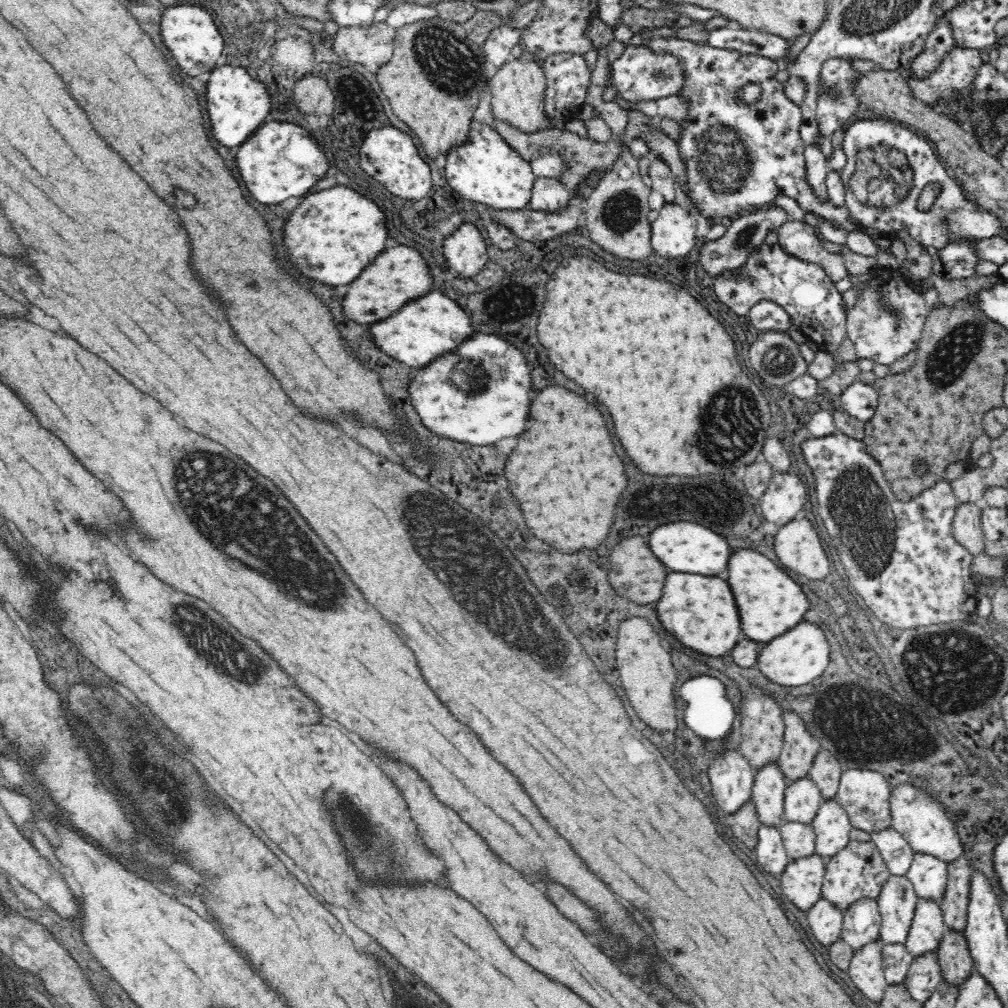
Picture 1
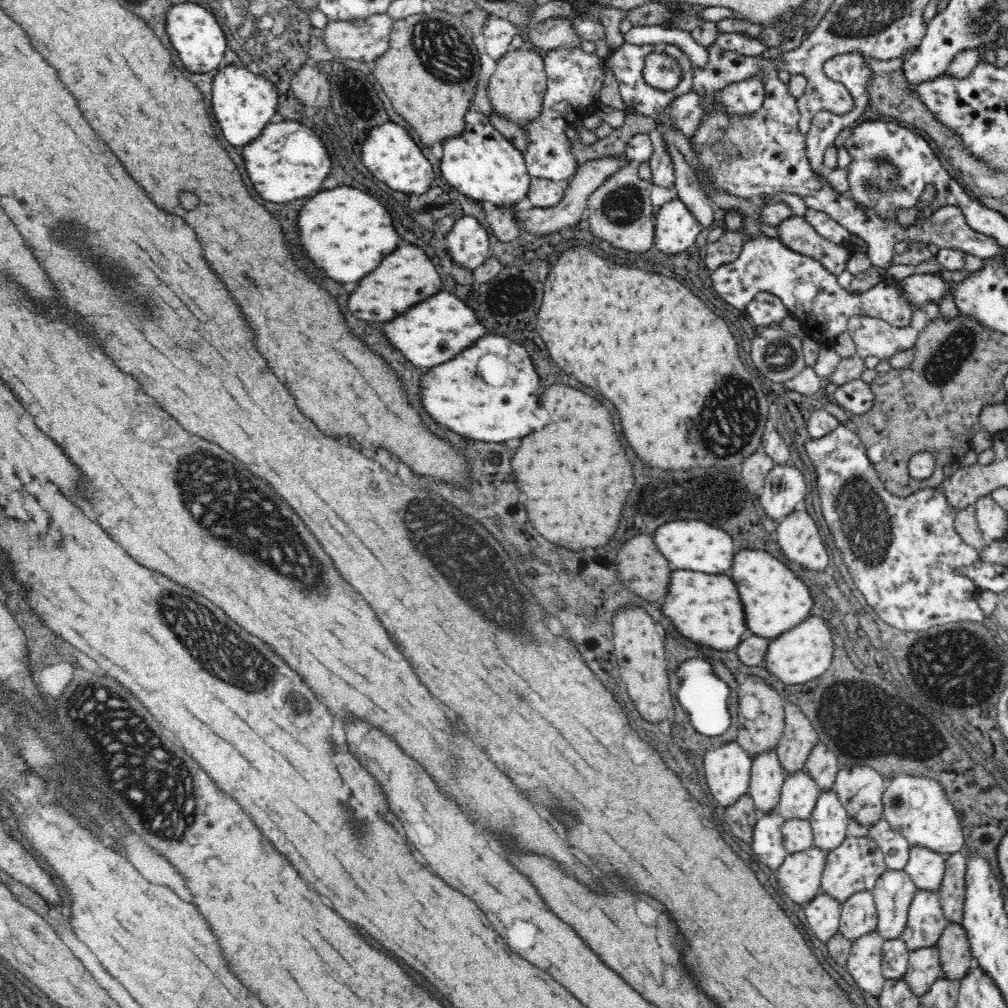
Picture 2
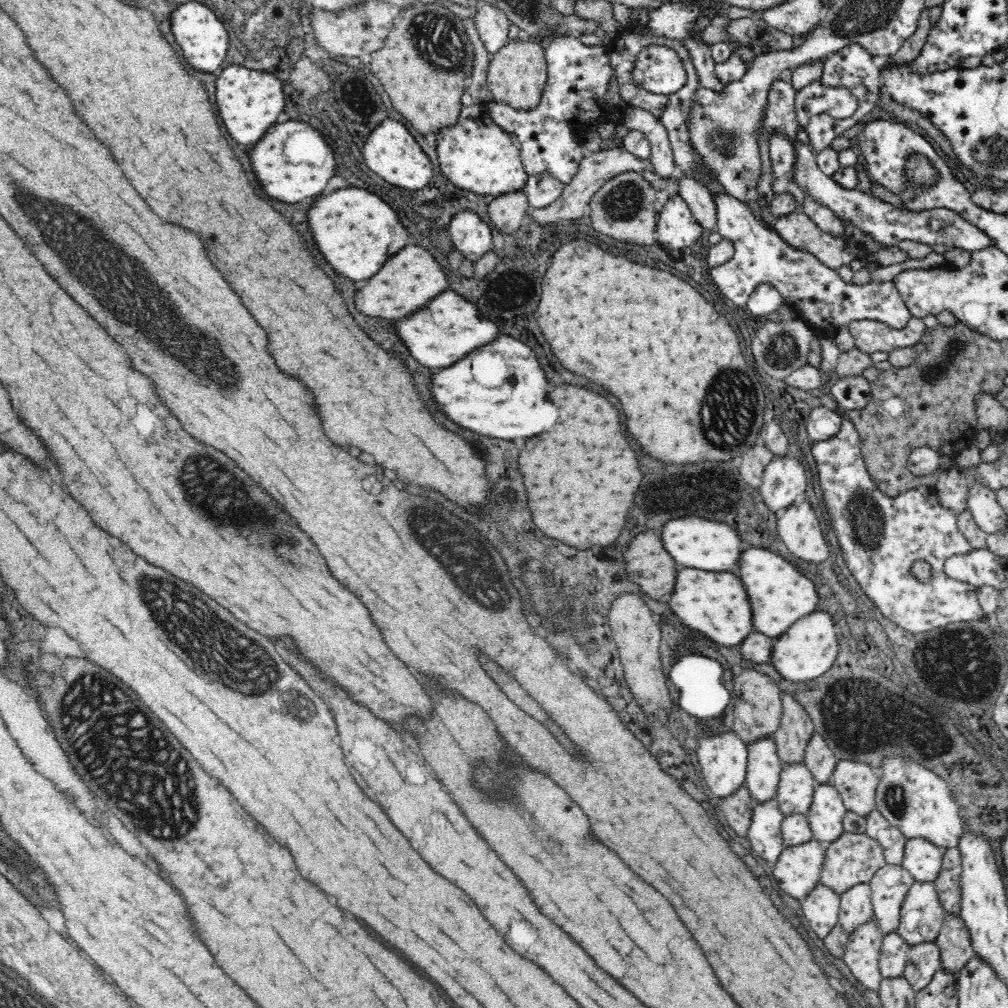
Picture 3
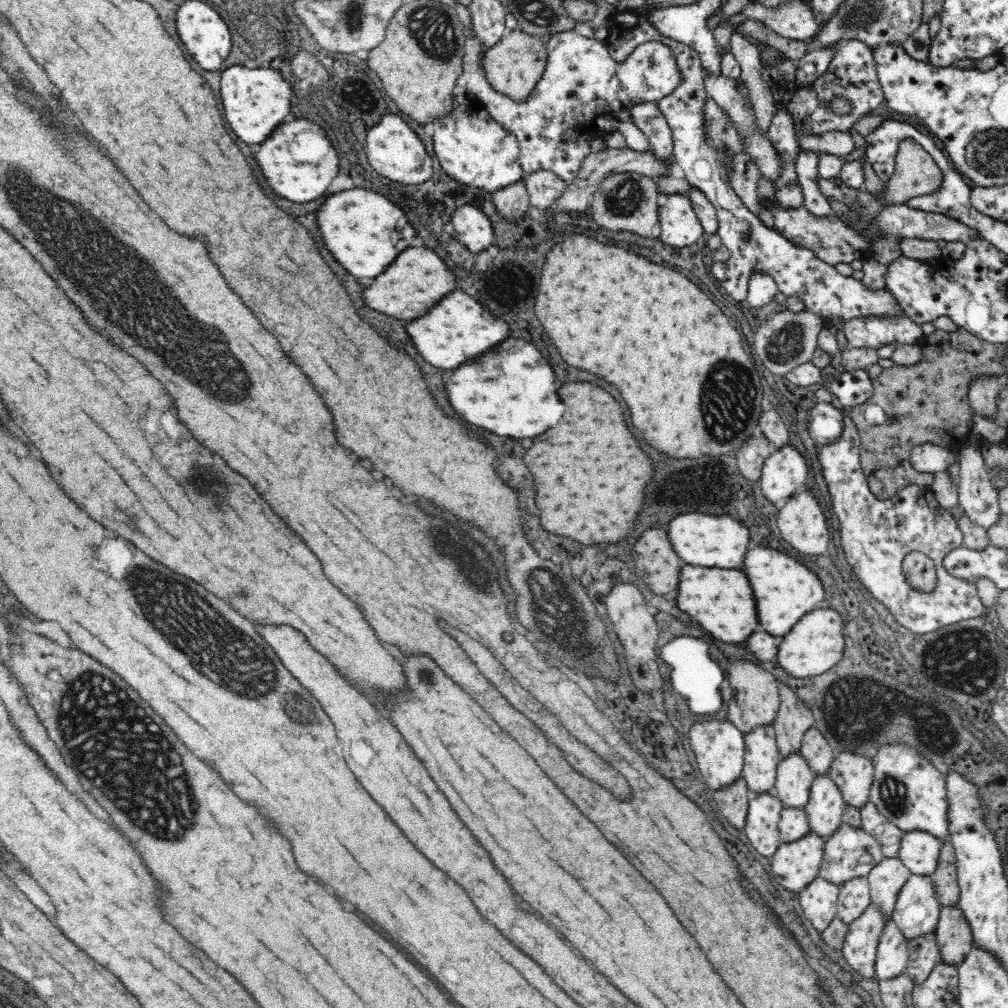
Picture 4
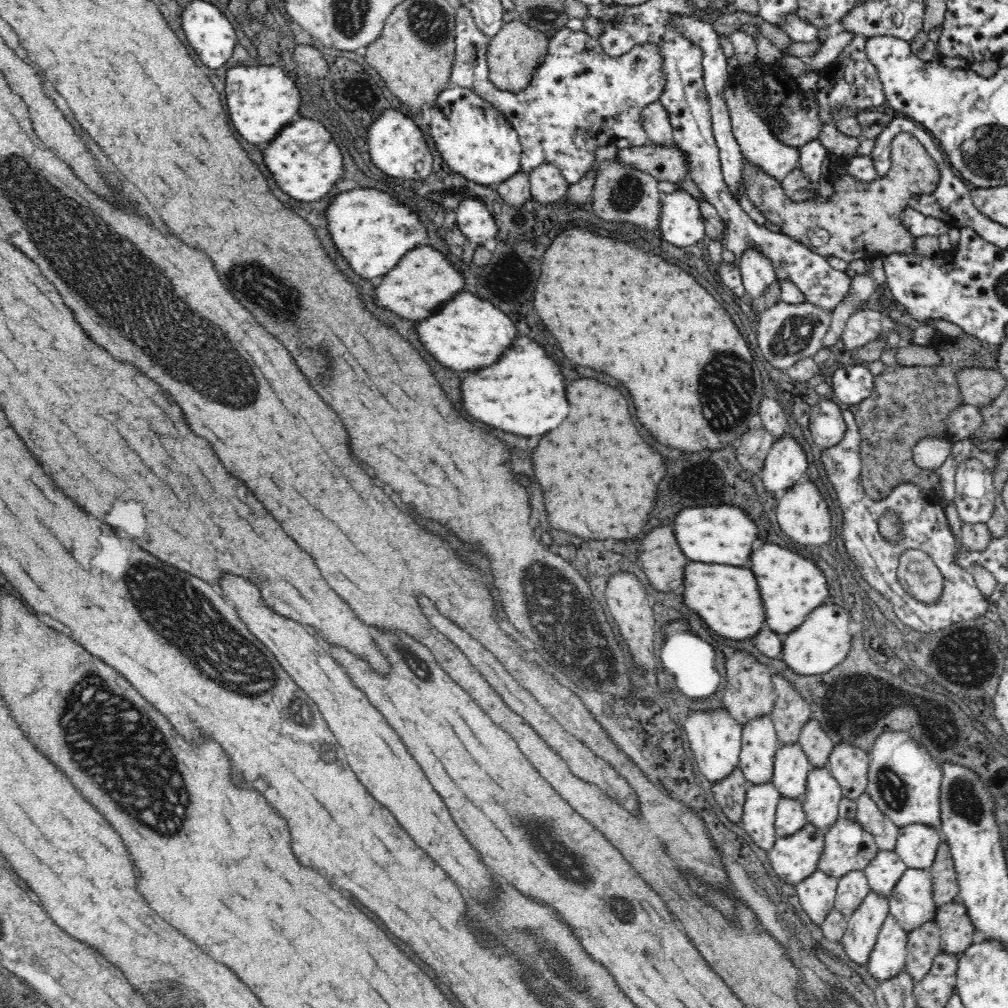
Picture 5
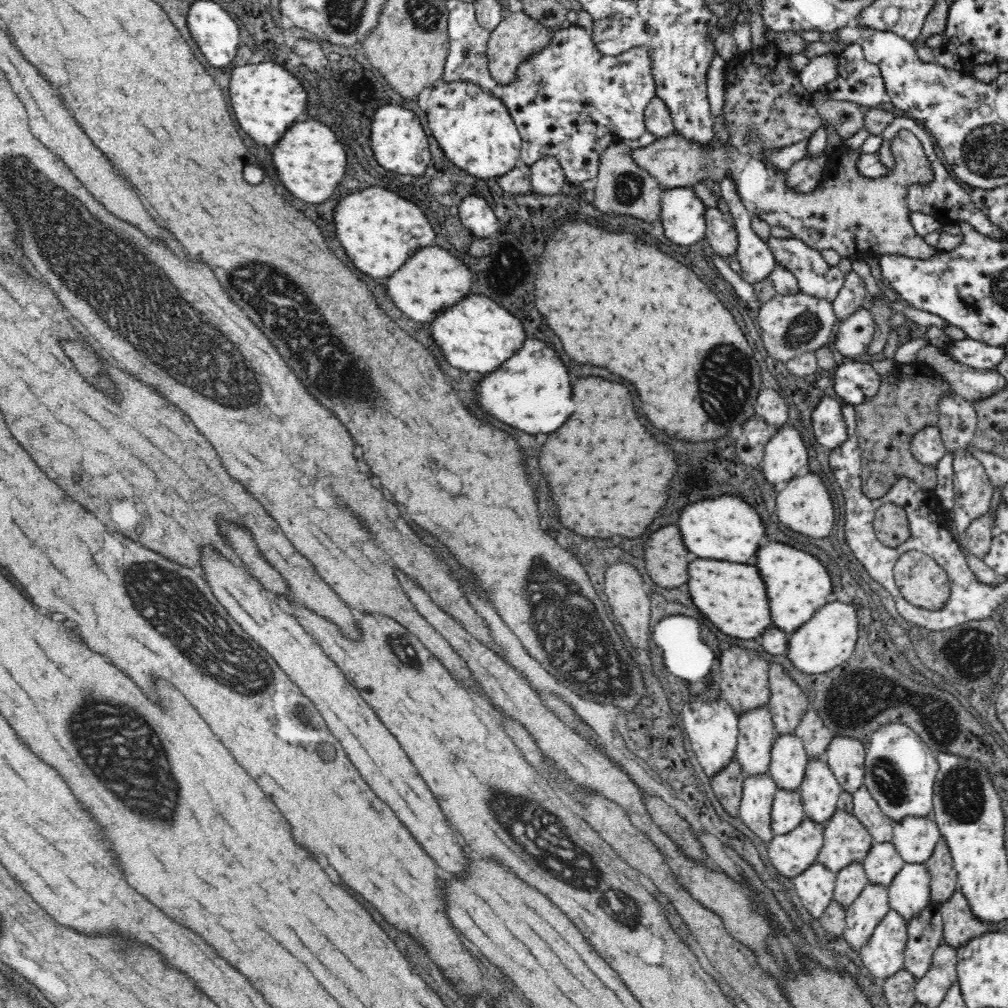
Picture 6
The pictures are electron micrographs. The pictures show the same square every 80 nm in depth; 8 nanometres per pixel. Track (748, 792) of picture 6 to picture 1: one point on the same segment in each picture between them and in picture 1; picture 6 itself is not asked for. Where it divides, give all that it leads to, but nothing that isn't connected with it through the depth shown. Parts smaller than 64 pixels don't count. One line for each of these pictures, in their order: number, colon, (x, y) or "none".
1: (770, 852)
2: (767, 844)
3: (764, 833)
4: (764, 812)
5: (758, 820)

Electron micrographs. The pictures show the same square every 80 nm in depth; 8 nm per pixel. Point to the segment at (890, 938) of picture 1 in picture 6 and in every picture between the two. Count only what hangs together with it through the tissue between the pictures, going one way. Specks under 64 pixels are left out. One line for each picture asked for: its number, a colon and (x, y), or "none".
2: (894, 892)
3: (889, 887)
4: (886, 880)
5: (886, 869)
6: (883, 863)

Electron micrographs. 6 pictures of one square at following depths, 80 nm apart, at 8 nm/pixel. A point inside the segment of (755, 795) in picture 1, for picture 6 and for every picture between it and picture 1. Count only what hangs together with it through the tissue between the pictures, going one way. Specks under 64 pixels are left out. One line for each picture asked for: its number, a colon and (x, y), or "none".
2: (768, 775)
3: (764, 766)
4: (761, 758)
5: (759, 744)
6: (756, 736)

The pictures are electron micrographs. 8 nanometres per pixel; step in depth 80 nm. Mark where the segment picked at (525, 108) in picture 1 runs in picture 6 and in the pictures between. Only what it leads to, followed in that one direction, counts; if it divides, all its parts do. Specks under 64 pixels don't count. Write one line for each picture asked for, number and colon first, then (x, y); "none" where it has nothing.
2: (517, 89)
3: (517, 74)
4: (513, 66)
5: (515, 53)
6: (517, 38)

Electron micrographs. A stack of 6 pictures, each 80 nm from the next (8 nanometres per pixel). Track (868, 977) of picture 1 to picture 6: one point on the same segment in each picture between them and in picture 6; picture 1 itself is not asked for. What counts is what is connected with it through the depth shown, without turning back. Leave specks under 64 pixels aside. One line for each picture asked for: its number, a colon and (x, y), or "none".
2: (864, 964)
3: (862, 953)
4: (861, 942)
5: (859, 938)
6: (865, 913)

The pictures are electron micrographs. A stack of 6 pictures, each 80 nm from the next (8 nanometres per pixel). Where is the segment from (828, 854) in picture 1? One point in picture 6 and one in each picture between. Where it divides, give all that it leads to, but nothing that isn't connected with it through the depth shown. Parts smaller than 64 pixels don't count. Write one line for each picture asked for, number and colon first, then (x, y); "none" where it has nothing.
2: (829, 819)
3: (827, 812)
4: (824, 809)
5: (822, 796)
6: (820, 790)

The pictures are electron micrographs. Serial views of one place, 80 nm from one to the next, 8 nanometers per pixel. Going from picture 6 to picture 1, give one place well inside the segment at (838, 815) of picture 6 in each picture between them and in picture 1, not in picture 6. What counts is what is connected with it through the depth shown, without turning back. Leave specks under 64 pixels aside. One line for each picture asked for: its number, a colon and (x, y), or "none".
1: (858, 872)
2: (857, 864)
3: (851, 859)
4: (850, 853)
5: (848, 847)

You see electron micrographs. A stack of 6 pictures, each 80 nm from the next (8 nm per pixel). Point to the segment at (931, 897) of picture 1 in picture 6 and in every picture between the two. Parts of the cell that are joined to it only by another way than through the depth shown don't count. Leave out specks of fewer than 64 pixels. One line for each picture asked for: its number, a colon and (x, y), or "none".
2: (925, 868)
3: (923, 860)
4: (919, 851)
5: (917, 844)
6: (915, 838)

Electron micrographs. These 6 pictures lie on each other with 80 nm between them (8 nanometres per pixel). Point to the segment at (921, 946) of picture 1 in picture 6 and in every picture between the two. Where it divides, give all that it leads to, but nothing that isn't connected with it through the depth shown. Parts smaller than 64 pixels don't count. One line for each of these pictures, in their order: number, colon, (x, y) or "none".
2: (926, 921)
3: (923, 915)
4: (917, 913)
5: (911, 903)
6: (909, 894)

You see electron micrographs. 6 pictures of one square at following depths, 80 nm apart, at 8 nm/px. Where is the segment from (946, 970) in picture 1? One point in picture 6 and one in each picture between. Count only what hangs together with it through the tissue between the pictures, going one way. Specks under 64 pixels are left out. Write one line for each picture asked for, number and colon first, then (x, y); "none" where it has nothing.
2: (956, 960)
3: (953, 942)
4: (953, 935)
5: (957, 933)
6: (960, 926)

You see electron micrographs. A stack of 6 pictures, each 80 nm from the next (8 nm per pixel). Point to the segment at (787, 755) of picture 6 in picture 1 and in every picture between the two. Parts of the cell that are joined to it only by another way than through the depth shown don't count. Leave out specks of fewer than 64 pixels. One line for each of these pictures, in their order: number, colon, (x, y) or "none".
1: (802, 799)
2: (799, 793)
3: (796, 787)
4: (794, 778)
5: (791, 766)

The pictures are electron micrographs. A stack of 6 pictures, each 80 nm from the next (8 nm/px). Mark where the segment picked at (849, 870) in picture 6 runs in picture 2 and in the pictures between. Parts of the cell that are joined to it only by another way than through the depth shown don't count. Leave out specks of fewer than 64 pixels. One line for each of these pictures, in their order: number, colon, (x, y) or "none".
2: (859, 917)
3: (856, 908)
4: (854, 897)
5: (852, 889)

